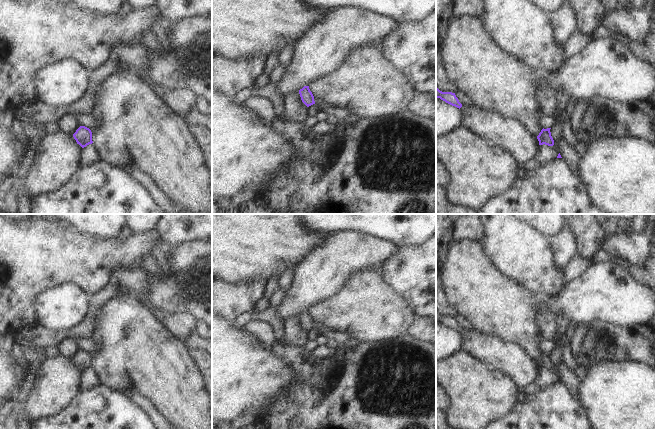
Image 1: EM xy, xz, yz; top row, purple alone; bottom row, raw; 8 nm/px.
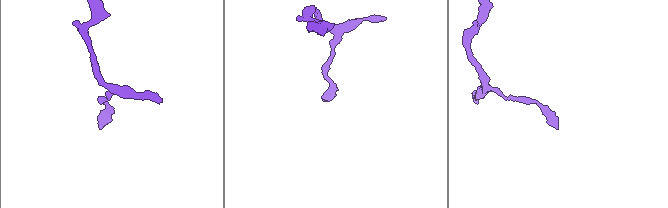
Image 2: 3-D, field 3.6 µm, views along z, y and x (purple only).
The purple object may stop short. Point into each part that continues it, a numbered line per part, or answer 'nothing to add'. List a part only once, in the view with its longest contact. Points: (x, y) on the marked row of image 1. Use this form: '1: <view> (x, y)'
nothing to add

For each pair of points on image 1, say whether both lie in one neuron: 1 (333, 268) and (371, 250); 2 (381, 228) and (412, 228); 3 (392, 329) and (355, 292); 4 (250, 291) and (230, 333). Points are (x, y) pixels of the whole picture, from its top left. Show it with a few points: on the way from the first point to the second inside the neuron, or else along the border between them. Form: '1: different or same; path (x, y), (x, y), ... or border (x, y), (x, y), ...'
1: same; path (342, 259), (349, 252), (362, 251)
2: same; path (389, 228), (404, 228)
3: same; path (383, 320), (364, 301)
4: different; border (222, 317), (233, 323)

